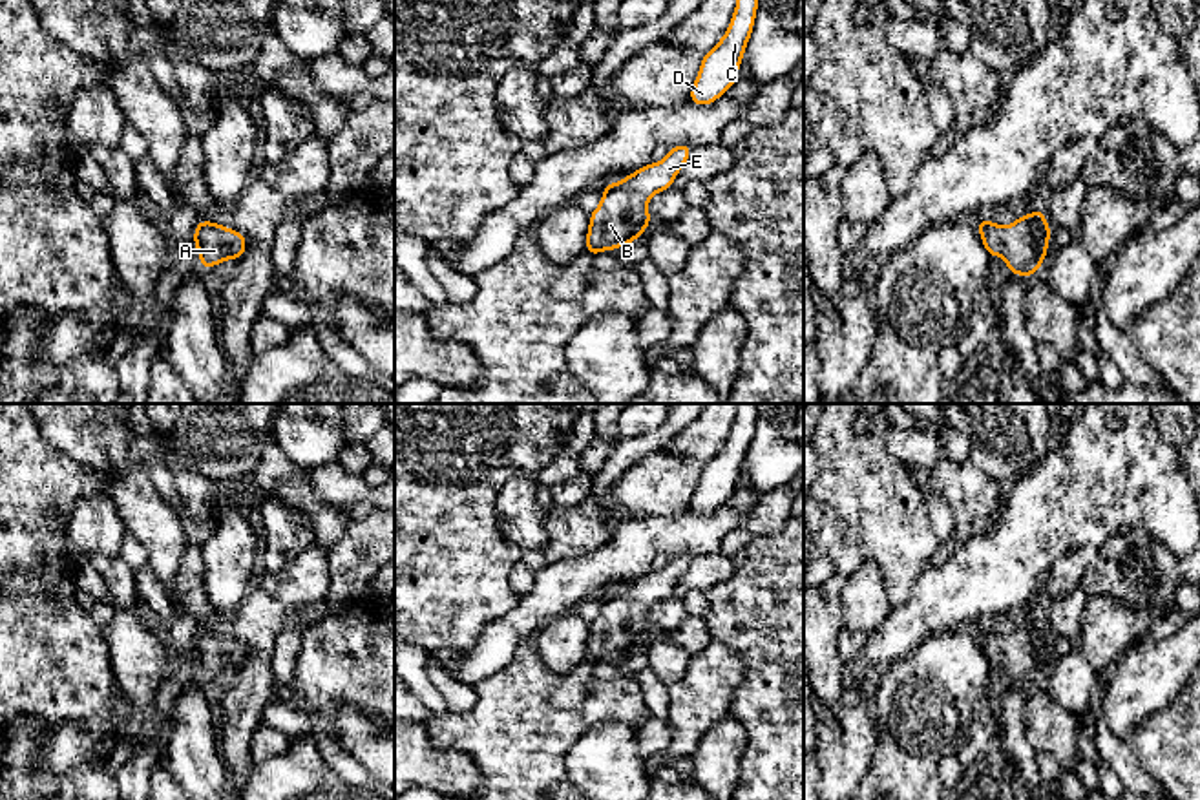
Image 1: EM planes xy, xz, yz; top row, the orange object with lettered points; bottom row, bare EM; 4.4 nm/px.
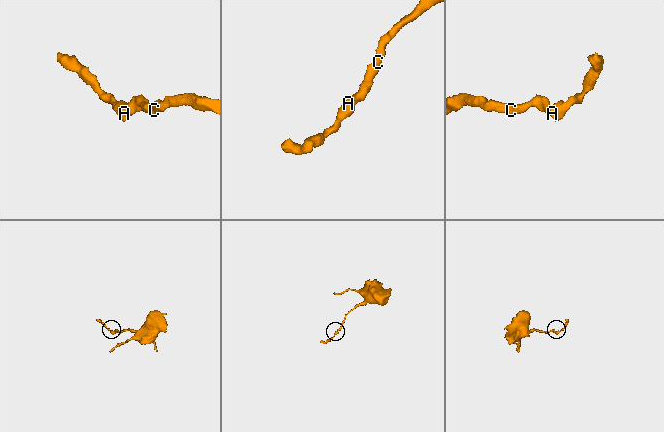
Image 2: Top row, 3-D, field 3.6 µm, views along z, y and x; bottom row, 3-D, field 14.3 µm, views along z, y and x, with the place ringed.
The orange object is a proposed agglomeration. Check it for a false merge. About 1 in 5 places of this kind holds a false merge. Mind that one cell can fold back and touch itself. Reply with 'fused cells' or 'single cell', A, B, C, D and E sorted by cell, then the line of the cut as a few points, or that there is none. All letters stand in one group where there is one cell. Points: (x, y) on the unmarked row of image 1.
single cell; groups A B C D E; cut none

